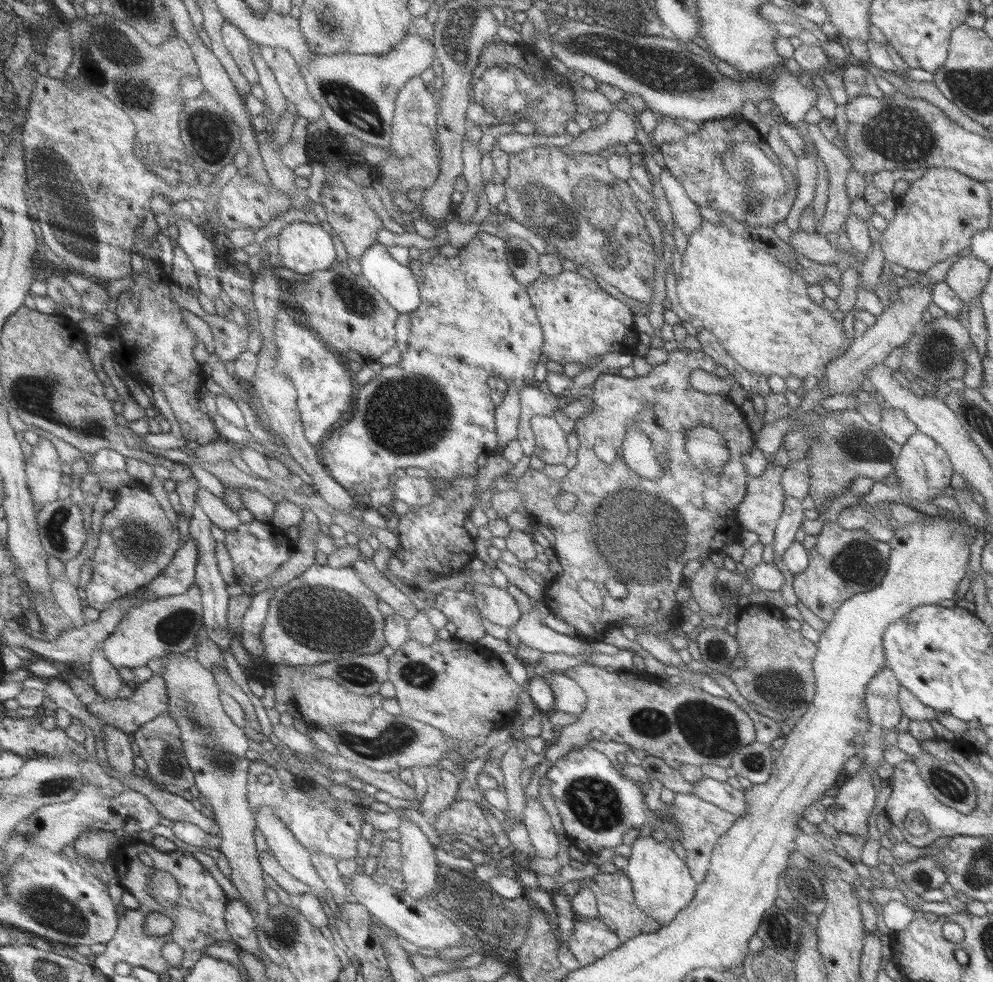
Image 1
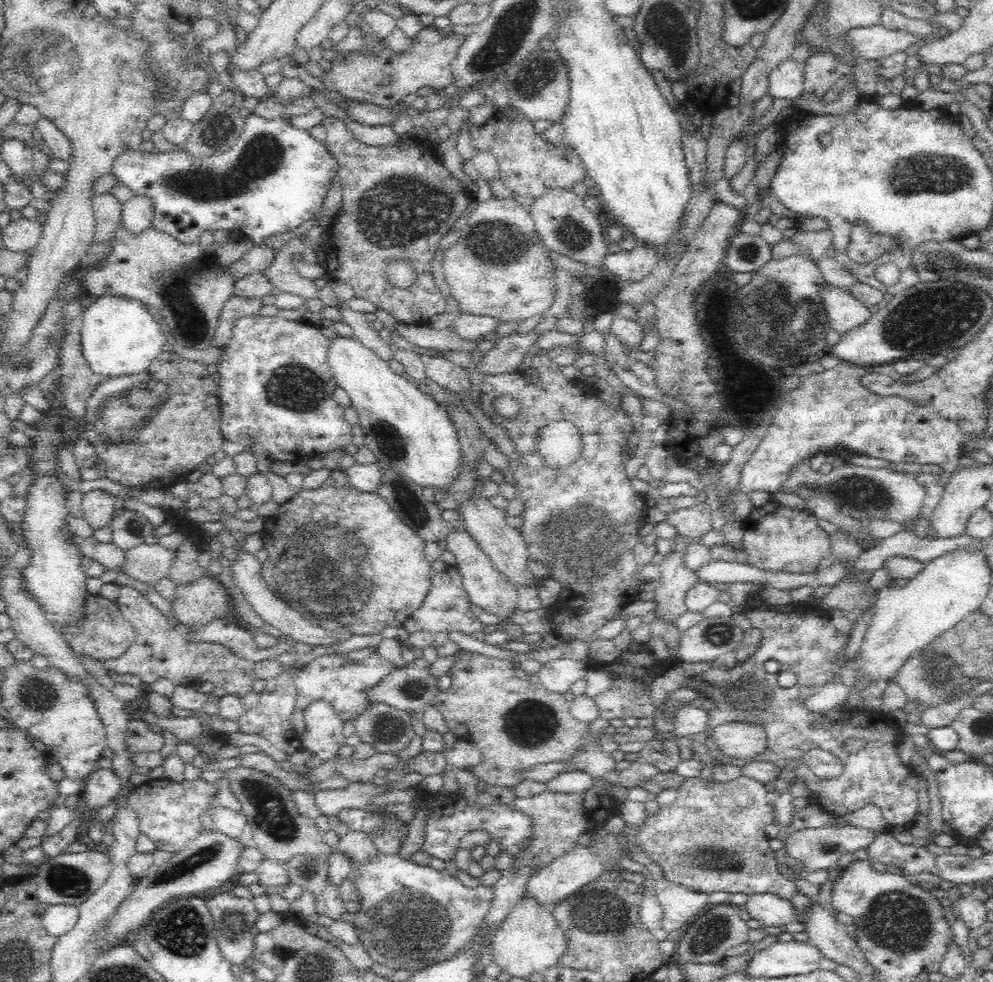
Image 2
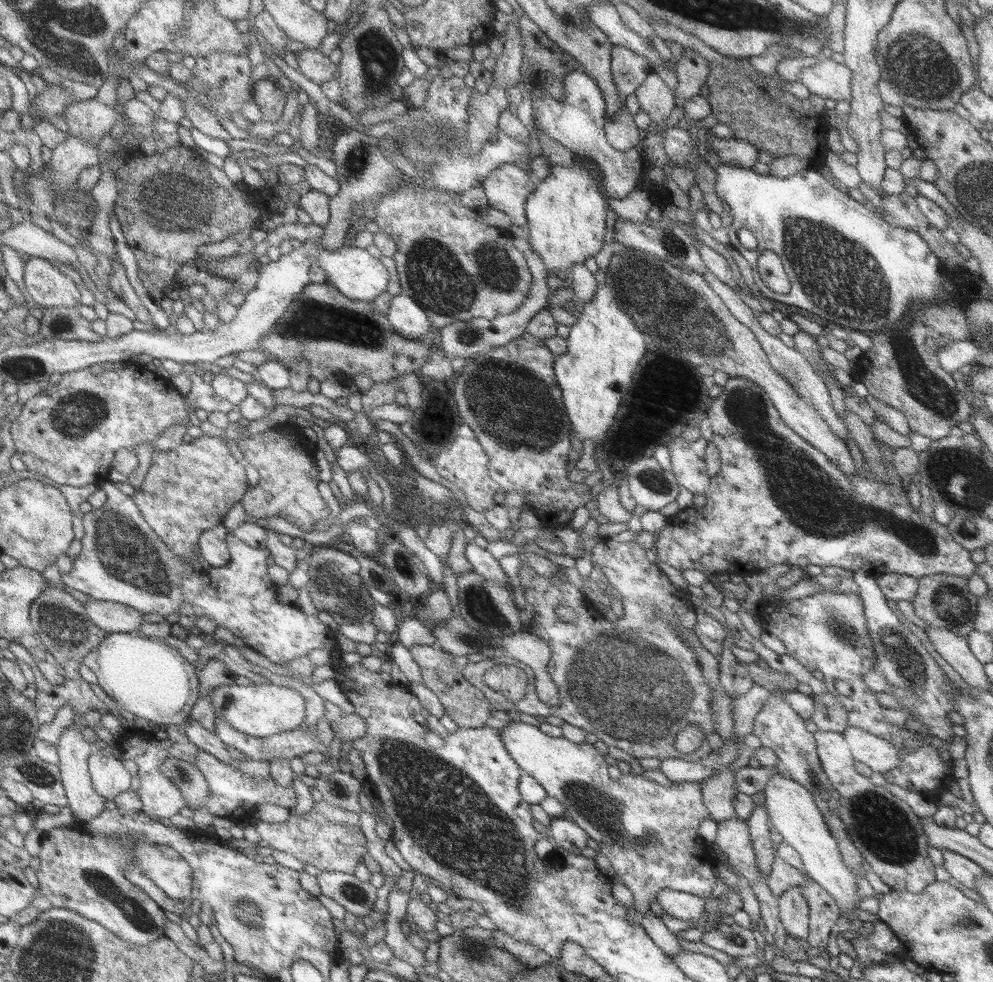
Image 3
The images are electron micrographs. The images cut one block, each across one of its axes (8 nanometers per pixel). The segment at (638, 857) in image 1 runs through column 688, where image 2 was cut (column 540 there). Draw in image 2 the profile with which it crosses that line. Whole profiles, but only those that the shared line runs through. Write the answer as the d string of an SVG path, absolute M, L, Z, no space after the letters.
M738 776L732 782L710 782L702 781L700 777L685 778L682 786L678 788L677 799L670 805L661 806L657 814L649 815L646 812L645 822L635 830L634 827L626 824L626 832L621 836L606 834L601 829L592 834L593 847L586 847L576 844L572 852L562 854L546 868L536 870L526 882L524 896L532 895L536 901L547 904L550 908L553 904L575 896L580 889L592 880L605 877L607 869L619 870L620 847L622 839L627 839L629 844L630 858L635 845L639 845L647 856L663 870L663 876L670 882L679 884L698 892L712 894L712 892L744 892L744 894L775 894L780 898L790 900L797 892L793 879L788 879L778 872L777 863L780 857L779 852L774 852L768 843L766 827L775 822L774 809L766 801L766 794L770 787L765 786L757 780L747 776Z

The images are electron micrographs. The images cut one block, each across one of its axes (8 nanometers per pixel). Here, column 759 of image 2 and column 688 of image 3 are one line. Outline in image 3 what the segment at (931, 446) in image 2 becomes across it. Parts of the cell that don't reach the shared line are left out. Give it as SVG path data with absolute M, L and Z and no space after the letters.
M682 435L670 440L670 466L677 478L677 484L682 485L693 495L705 494L710 485L711 476L707 472L704 454L707 440L700 437L692 443L687 443Z

